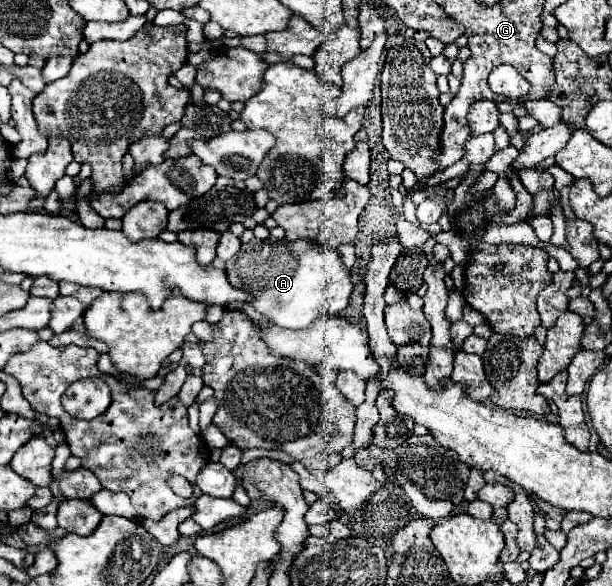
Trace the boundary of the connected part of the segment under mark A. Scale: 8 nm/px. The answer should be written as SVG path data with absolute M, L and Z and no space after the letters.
M253 239L251 243L243 245L237 255L225 261L225 273L233 287L249 291L253 297L251 305L269 317L271 323L277 323L283 329L307 329L315 323L315 319L323 315L337 315L349 305L349 295L353 291L353 283L349 271L343 267L341 257L337 251L321 251L315 243L299 239L295 243L285 239Z

